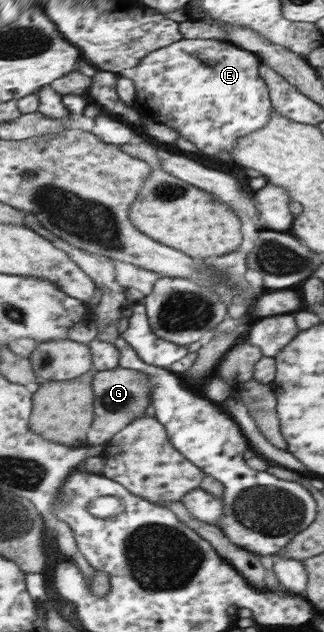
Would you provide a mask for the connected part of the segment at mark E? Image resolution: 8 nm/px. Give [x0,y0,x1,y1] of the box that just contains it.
[119,39,273,157]

